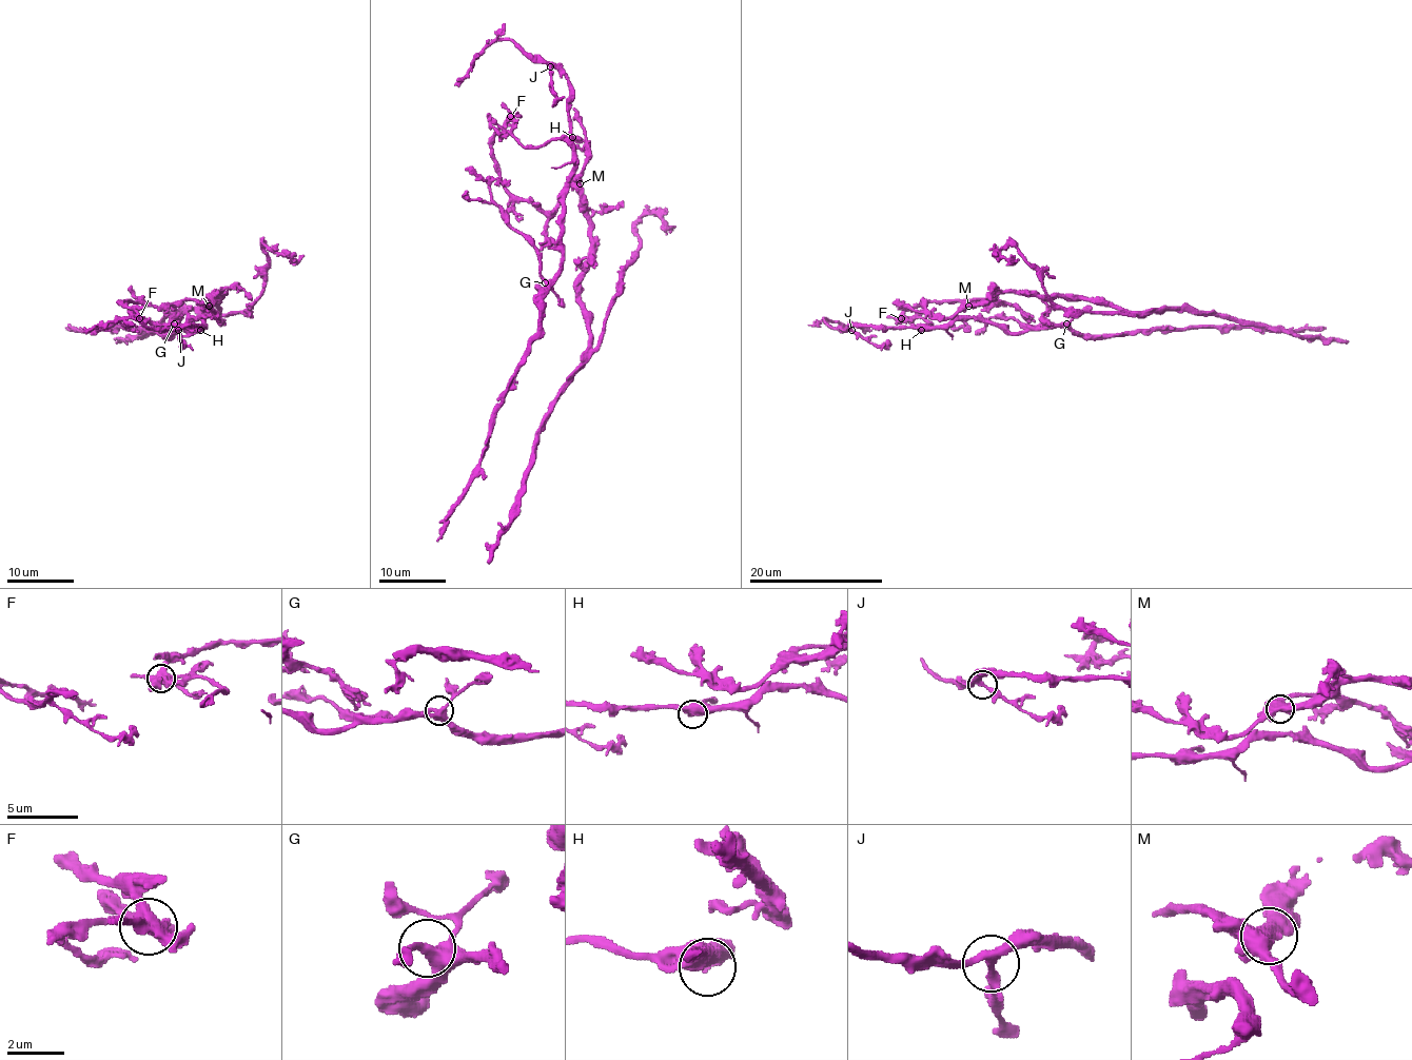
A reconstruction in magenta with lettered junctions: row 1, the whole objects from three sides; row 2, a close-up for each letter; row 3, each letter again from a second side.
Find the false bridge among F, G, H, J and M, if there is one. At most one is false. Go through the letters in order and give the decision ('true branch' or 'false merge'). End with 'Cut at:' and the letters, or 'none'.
F: false merge
G: true branch
H: true branch
J: true branch
M: true branch
Cut at: F

